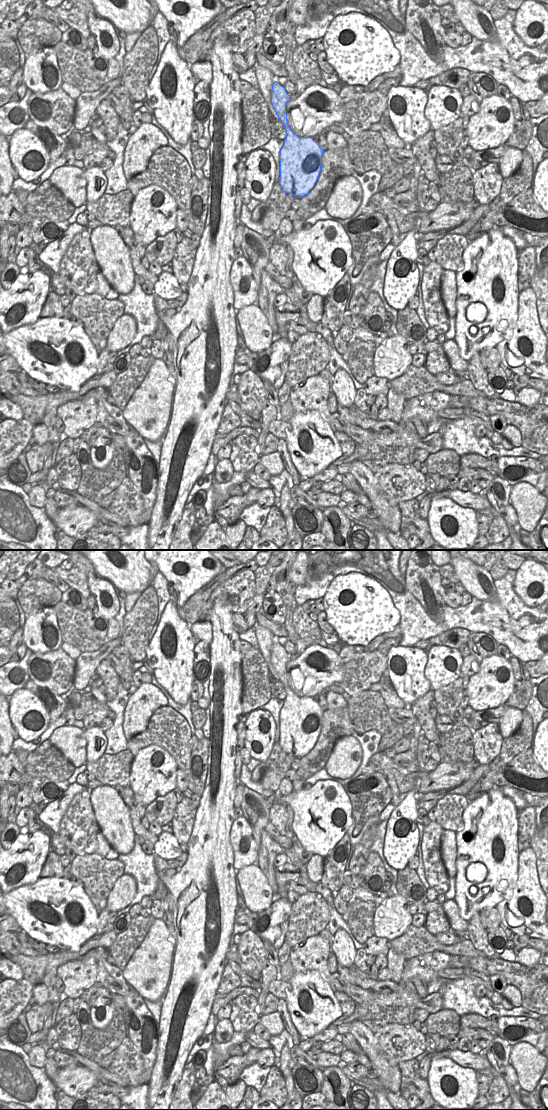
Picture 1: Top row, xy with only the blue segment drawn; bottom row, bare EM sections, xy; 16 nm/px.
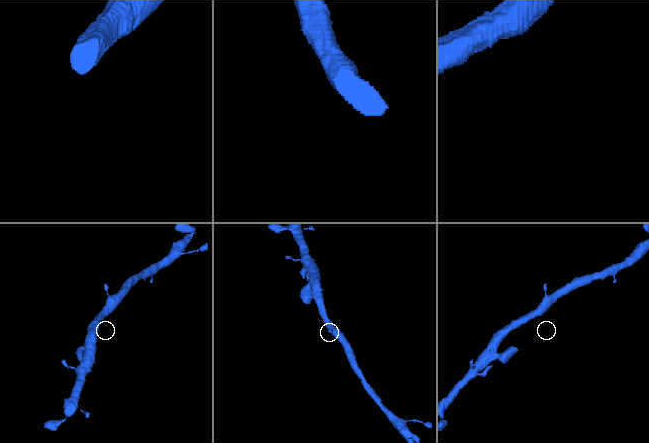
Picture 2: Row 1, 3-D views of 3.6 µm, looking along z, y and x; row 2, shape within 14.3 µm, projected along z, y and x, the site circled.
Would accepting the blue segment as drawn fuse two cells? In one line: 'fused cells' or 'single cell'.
single cell

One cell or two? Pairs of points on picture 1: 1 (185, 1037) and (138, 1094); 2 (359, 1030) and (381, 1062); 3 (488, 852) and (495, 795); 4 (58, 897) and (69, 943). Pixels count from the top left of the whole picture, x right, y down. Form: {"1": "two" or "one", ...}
{"1": "two", "2": "one", "3": "one", "4": "one"}

